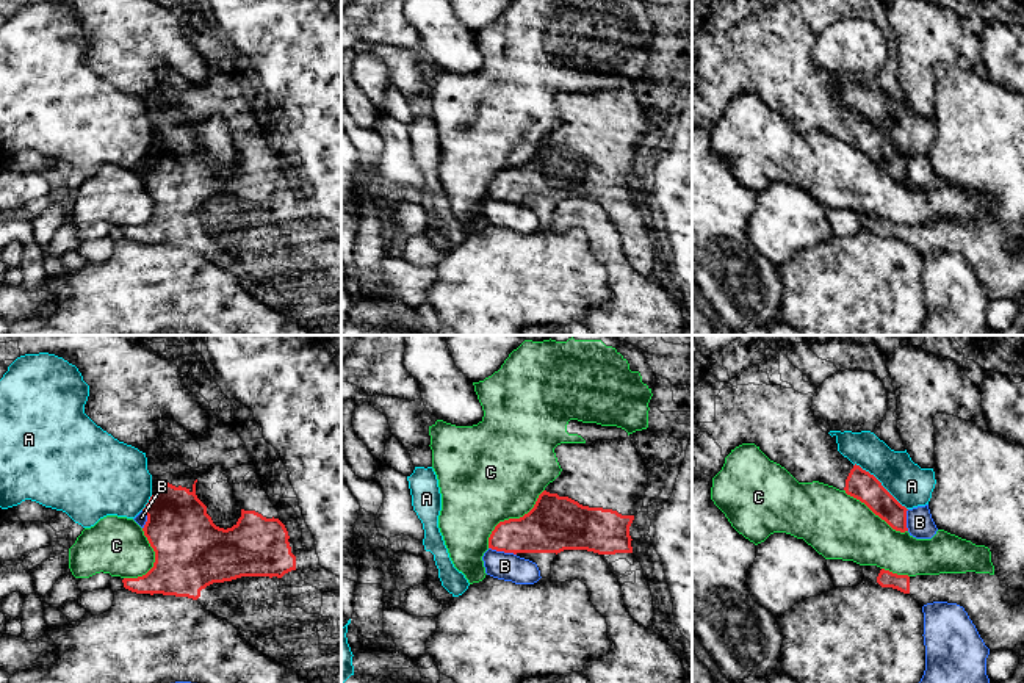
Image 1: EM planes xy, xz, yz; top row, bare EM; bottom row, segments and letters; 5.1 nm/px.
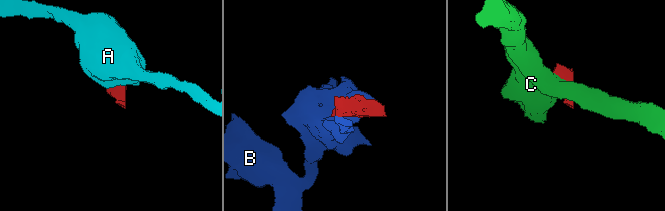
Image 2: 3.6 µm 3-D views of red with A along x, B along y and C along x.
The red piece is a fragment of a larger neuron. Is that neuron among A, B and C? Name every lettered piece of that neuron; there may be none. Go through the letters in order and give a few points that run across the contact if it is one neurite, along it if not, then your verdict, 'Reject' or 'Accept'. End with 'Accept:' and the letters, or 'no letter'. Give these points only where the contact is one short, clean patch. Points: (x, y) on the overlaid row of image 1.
A: Line: yz (854, 464), (868, 470), (907, 509). Reject
B: Line: xz (489, 547), (515, 555). Reject
C: Reject
Accept: no letter

